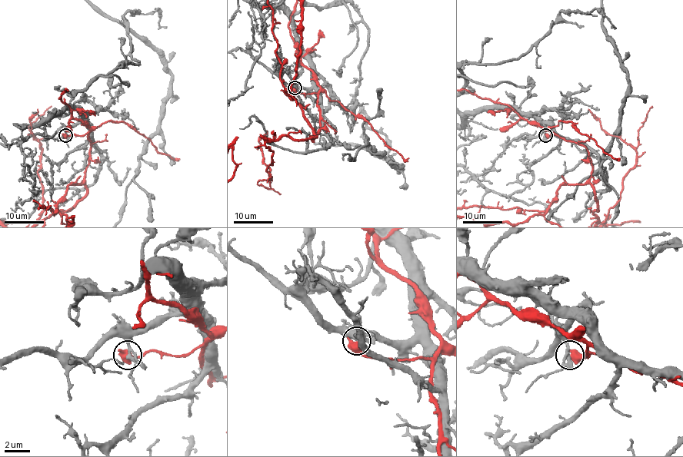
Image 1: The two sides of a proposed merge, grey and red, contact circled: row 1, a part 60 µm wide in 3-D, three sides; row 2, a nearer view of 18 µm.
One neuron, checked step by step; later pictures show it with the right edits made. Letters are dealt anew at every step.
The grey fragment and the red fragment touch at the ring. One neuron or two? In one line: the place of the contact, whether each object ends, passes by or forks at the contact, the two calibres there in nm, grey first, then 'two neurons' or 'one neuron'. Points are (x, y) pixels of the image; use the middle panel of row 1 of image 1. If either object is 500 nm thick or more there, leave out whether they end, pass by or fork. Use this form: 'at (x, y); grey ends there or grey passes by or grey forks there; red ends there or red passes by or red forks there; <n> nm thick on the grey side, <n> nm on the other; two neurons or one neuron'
at (294, 87); 220 nm thick on the grey side, 700 nm on the other; two neurons

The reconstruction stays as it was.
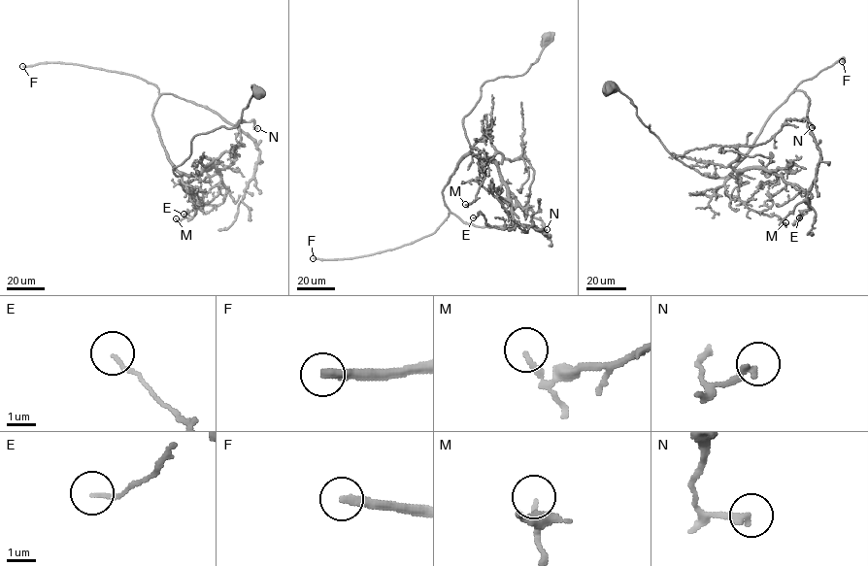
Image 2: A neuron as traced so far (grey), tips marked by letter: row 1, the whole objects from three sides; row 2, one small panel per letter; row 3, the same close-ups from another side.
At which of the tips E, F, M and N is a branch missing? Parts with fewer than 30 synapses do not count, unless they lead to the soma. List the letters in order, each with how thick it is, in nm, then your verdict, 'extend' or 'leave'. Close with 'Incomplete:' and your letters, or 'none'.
E: calibre 110 nm; leave
F: calibre 320 nm; extend
M: calibre 200 nm; leave
N: calibre 240 nm; leave
Incomplete: F

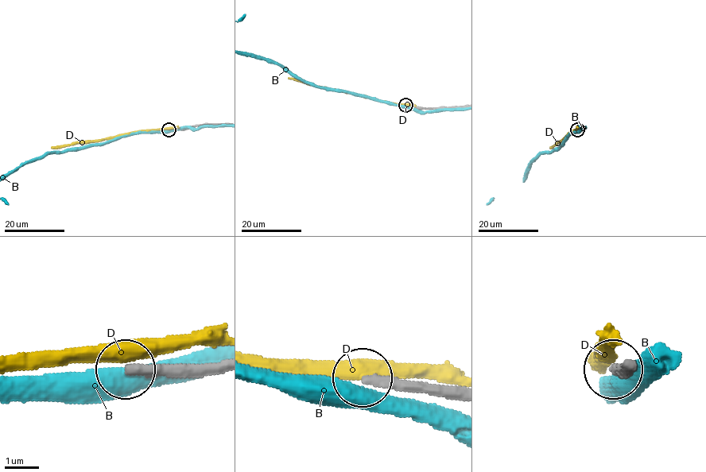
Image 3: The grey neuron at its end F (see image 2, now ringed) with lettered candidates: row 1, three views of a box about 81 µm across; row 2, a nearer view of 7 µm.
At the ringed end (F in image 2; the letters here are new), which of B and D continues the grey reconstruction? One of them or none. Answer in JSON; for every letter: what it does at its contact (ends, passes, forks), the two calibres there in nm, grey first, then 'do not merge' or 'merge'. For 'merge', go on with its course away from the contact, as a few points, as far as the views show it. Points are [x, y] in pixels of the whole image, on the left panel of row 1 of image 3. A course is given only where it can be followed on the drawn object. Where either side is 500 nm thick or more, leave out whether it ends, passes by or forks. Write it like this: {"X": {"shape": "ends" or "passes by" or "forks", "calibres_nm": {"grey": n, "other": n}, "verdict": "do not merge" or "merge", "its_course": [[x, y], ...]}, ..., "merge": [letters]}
{"B": {"calibres_nm": {"grey": 320, "other": 550}, "verdict": "do not merge"}, "D": {"shape": "passes by", "calibres_nm": {"grey": 320, "other": 460}, "verdict": "do not merge"}, "merge": []}

